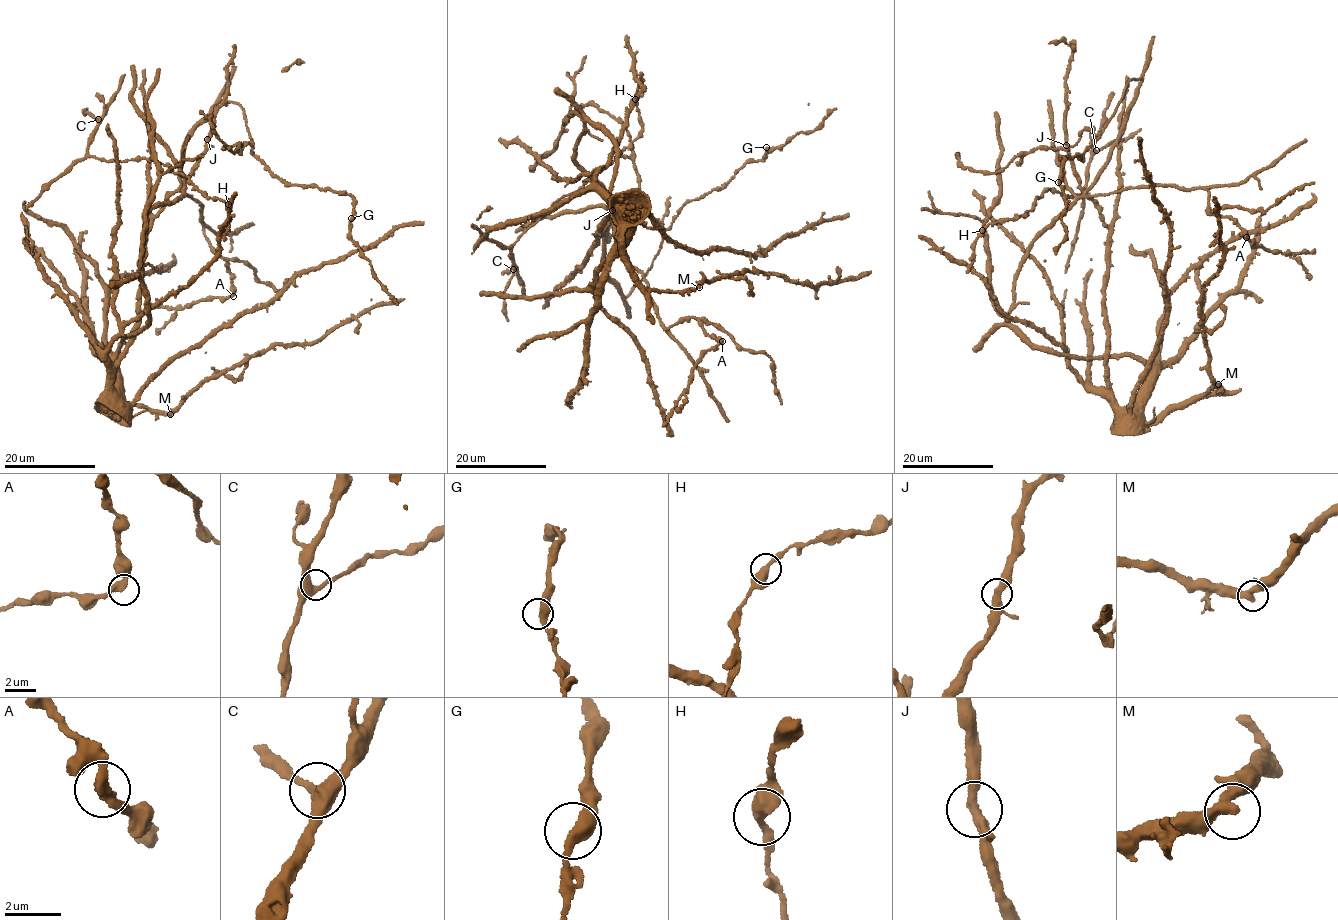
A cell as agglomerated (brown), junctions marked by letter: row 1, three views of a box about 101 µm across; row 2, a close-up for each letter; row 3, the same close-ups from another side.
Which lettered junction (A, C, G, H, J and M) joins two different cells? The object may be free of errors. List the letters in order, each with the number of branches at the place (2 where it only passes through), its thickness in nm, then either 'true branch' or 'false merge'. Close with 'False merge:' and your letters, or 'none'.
A: branches 2; calibre 360 nm; true branch
C: branches 2; calibre 420 nm; true branch
G: branches 2; calibre 420 nm; true branch
H: branches 2; calibre 420 nm; true branch
J: branches 2; calibre 400 nm; true branch
M: branches 2; calibre 400 nm; true branch
False merge: none

